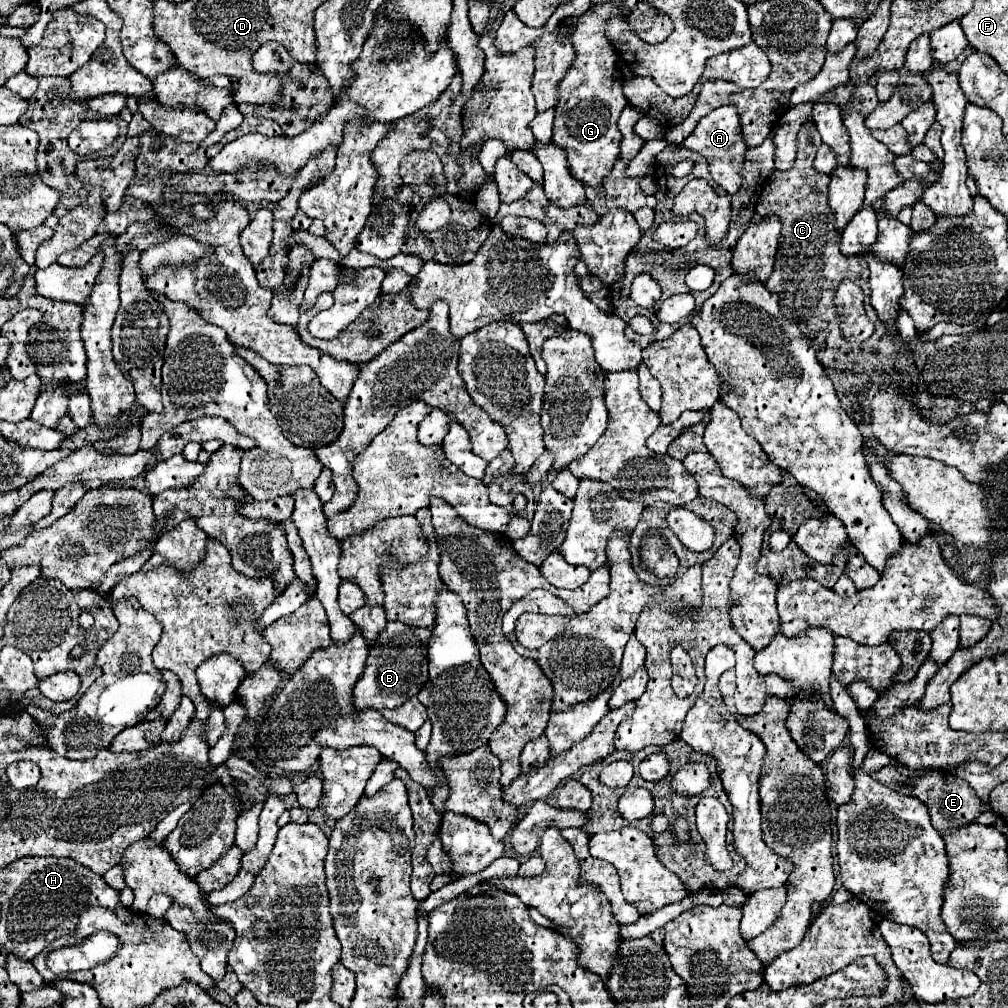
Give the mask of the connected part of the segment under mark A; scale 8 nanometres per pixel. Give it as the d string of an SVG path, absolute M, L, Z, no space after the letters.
M720 106L716 110L712 110L710 114L706 114L696 130L682 142L684 148L696 150L700 154L706 156L708 164L710 164L710 174L712 178L730 194L738 194L740 186L742 186L742 168L744 168L744 156L748 152L748 144L744 140L744 132L740 130L740 114L736 110L736 106Z

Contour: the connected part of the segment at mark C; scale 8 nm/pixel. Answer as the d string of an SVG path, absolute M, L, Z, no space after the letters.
M806 120L798 132L798 156L794 166L786 172L772 170L768 186L756 204L758 214L762 216L776 214L782 220L778 254L776 254L772 276L766 282L766 288L780 296L780 308L784 316L802 324L804 334L812 338L820 364L838 370L848 370L848 372L854 370L856 374L872 374L874 370L898 368L896 338L890 332L888 336L872 334L868 340L860 344L850 344L840 334L840 316L834 306L836 288L844 280L862 286L866 294L864 308L872 308L868 302L868 264L860 254L844 256L840 252L842 234L836 230L836 214L828 206L828 192L826 192L830 176L820 174L814 168L816 150L820 144L822 140L814 122Z

